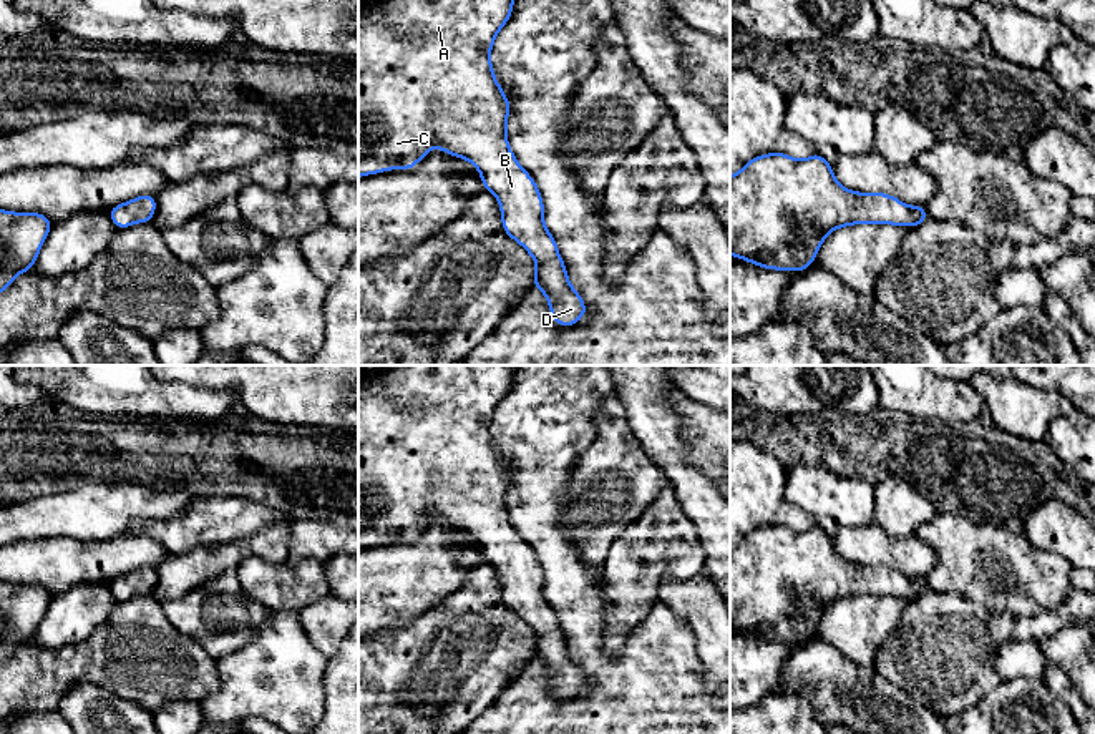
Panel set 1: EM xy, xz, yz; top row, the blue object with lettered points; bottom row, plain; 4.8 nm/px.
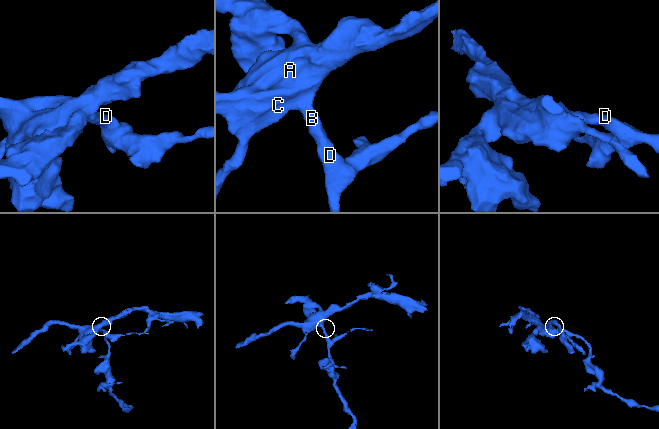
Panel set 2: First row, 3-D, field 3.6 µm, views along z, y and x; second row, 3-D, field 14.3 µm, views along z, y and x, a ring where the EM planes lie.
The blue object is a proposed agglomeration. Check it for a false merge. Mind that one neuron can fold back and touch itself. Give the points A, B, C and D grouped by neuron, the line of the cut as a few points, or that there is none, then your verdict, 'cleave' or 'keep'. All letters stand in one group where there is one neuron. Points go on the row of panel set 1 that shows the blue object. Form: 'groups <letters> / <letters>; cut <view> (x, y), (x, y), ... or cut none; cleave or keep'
groups A B C D; cut none; keep

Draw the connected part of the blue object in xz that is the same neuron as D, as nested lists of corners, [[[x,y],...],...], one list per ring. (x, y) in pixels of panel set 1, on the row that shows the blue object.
[[[358,0],[358,178],[387,169],[411,169],[438,146],[471,161],[501,206],[504,232],[536,262],[531,287],[539,287],[556,325],[576,325],[587,306],[571,286],[557,244],[544,226],[544,204],[536,181],[509,149],[506,120],[511,103],[496,81],[489,60],[498,32],[511,18],[514,0]]]

